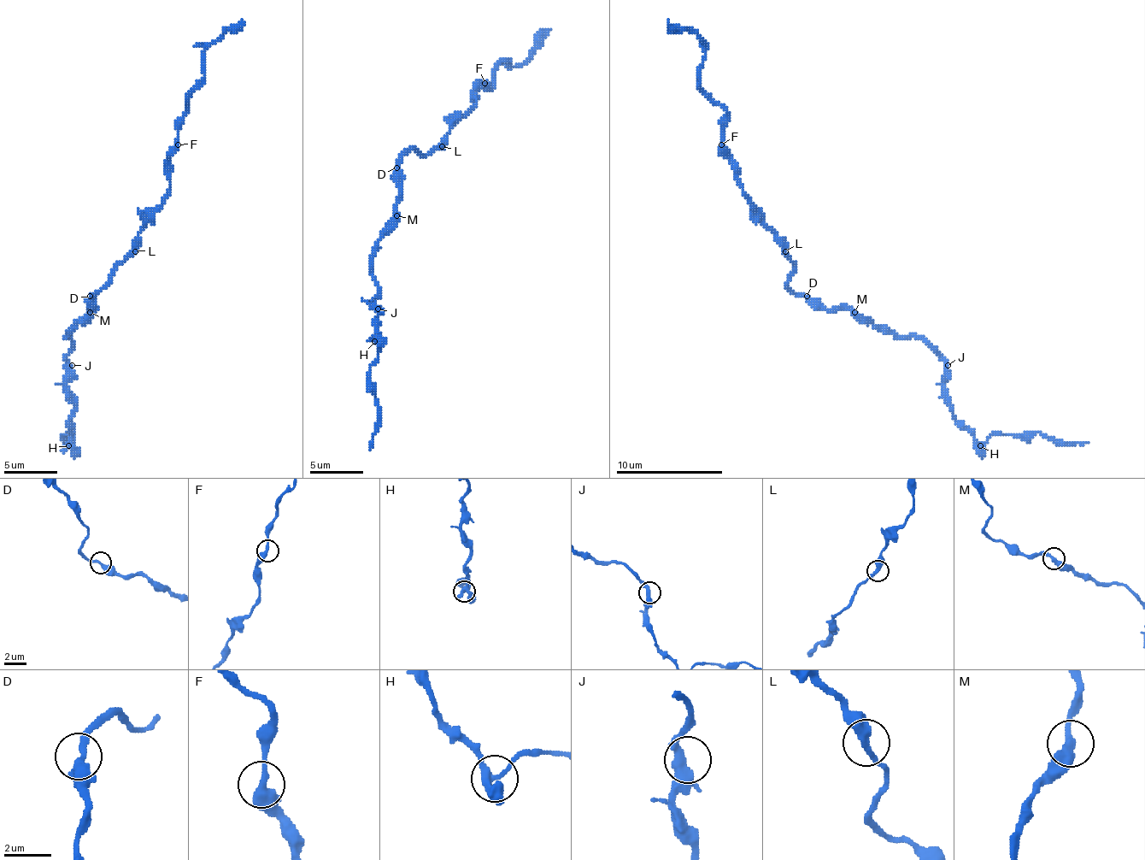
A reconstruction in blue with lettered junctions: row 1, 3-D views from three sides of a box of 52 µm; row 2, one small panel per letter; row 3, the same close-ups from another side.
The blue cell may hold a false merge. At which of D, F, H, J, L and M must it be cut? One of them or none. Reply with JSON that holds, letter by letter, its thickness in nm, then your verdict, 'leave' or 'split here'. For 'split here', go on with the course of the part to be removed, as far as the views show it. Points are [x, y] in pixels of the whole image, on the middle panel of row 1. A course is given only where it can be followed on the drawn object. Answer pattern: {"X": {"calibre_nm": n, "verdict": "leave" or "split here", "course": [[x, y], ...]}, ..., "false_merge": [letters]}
{"D": {"calibre_nm": 380, "verdict": "leave"}, "F": {"calibre_nm": 400, "verdict": "leave"}, "H": {"calibre_nm": 280, "verdict": "split here", "course": [[375, 341], [378, 354], [370, 368], [370, 391], [375, 397], [378, 418], [370, 450]]}, "J": {"calibre_nm": 340, "verdict": "leave"}, "L": {"calibre_nm": 400, "verdict": "leave"}, "M": {"calibre_nm": 360, "verdict": "leave"}, "false_merge": ["H"]}

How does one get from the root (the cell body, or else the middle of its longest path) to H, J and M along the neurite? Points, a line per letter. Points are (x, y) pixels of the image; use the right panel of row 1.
H: (804, 296), (828, 309), (854, 309), (881, 331), (918, 336), (945, 362), (945, 397), (979, 445)
J: (804, 296), (817, 299), (828, 309), (854, 309), (881, 331), (889, 331), (897, 336), (918, 336), (948, 365)
M: (804, 296), (817, 299), (828, 309), (852, 309), (854, 312)

